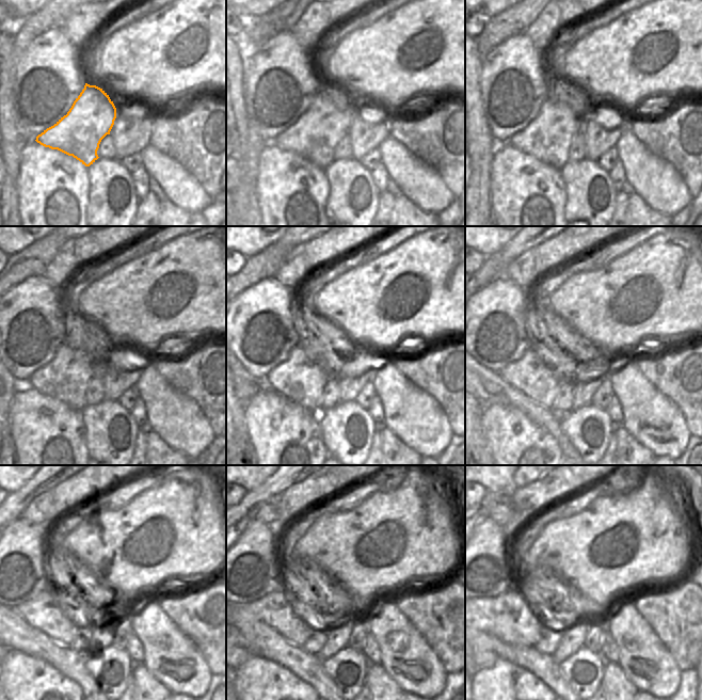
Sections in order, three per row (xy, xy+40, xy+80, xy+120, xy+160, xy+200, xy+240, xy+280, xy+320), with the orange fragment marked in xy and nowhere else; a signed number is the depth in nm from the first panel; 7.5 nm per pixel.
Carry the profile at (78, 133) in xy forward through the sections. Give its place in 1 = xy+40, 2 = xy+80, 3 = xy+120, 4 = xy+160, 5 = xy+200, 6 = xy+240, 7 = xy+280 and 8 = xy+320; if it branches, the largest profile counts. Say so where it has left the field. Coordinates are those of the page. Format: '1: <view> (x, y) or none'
1: xy+40 (315, 134)
2: xy+80 (547, 138)
3: xy+120 (66, 377)
4: xy+160 (301, 378)
5: xy+200 (531, 375)
6: xy+240 (45, 613)
7: xy+280 (276, 609)
8: xy+320 (509, 617)

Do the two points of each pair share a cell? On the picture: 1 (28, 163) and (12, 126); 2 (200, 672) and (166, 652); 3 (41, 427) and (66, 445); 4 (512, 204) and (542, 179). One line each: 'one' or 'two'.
1: two
2: one
3: one
4: one

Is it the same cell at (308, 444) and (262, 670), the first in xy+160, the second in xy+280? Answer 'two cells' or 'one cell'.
one cell

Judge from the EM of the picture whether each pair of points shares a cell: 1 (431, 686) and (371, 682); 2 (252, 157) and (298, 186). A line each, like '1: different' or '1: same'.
1: different
2: different

